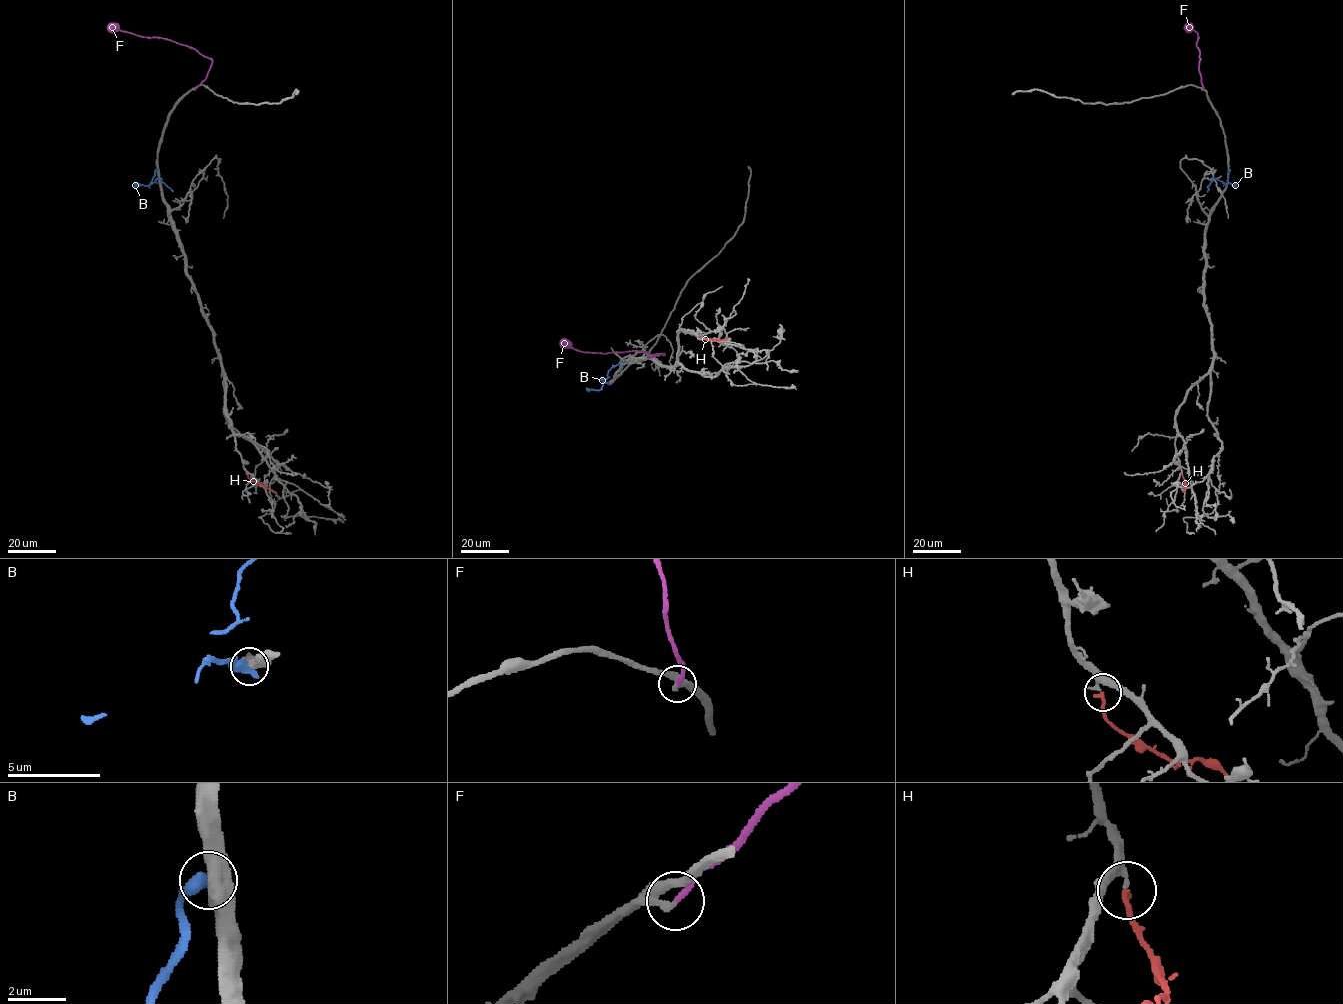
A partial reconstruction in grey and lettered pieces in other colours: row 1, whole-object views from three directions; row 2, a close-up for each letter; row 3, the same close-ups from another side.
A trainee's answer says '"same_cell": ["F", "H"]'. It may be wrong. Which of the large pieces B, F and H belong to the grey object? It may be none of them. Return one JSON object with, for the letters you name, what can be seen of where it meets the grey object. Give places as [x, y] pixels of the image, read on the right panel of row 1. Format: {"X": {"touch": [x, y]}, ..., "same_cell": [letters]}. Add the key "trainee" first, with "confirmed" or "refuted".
{"trainee": "confirmed", "F": {"touch": [1202, 89]}, "H": {"touch": [1182, 474]}, "same_cell": ["F", "H"]}

